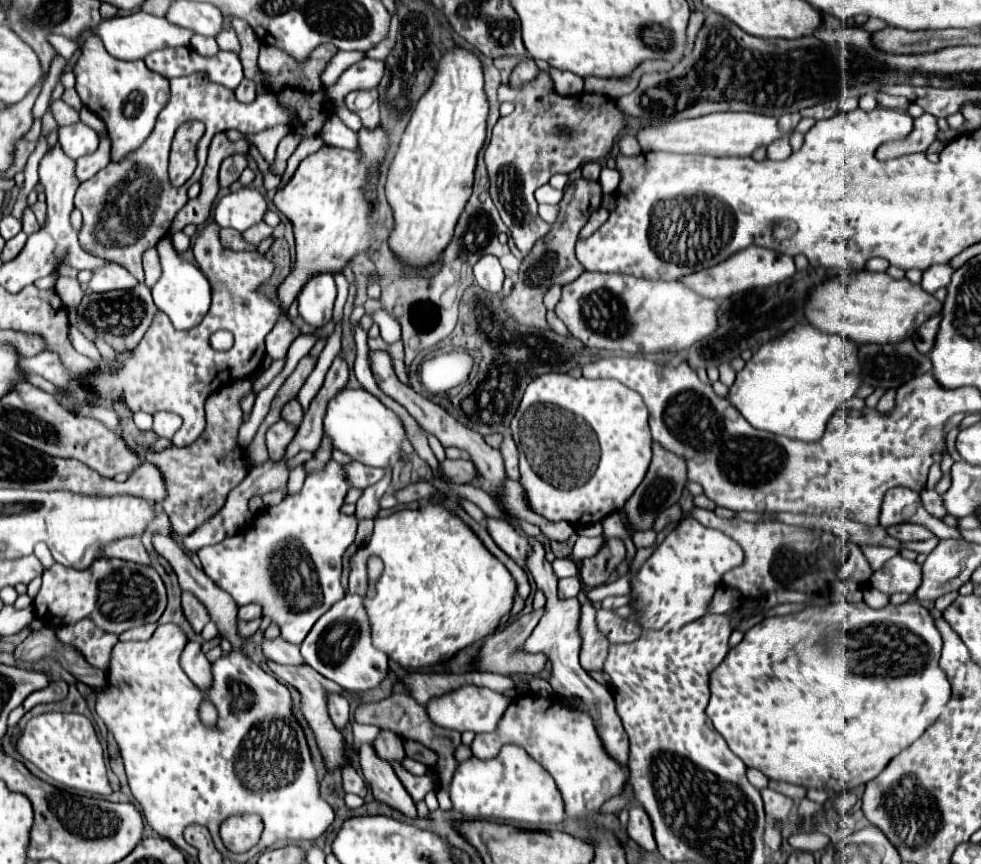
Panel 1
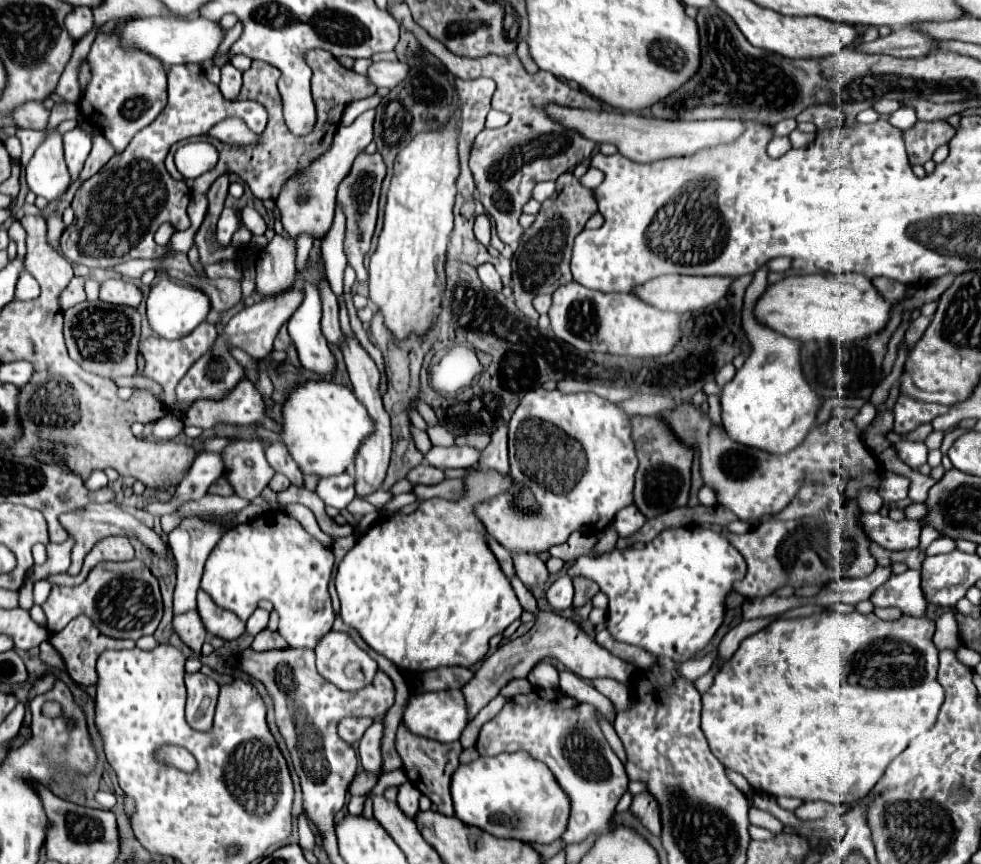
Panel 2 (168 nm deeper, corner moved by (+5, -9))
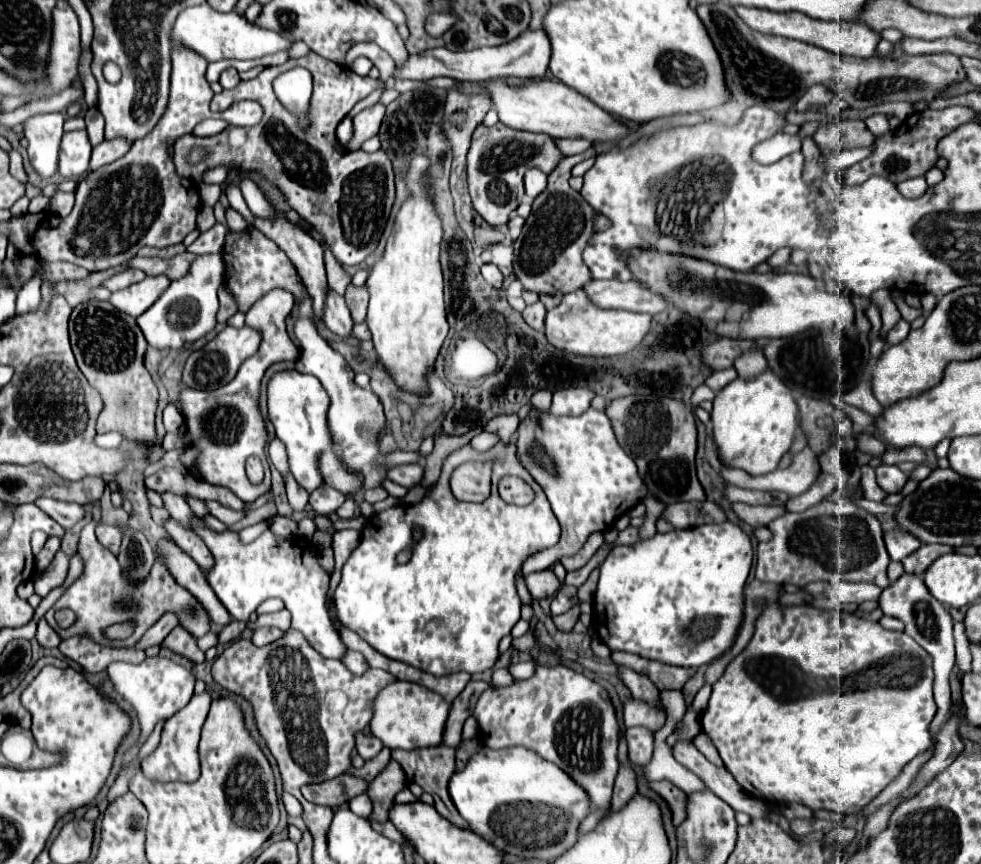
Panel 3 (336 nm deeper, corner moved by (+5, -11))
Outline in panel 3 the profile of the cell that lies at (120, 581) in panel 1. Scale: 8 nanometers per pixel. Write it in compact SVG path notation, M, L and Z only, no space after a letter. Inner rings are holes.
M89 522L81 530L79 550L77 550L77 554L83 560L81 576L63 592L63 596L45 614L45 620L61 636L61 640L67 640L71 636L89 636L89 638L93 638L93 642L99 642L101 646L133 646L143 636L143 632L147 628L151 628L151 624L155 624L155 620L159 620L159 616L163 616L167 612L175 612L175 616L179 616L179 626L187 628L187 632L191 632L195 638L201 638L211 630L211 618L207 616L207 610L195 600L195 596L191 596L191 592L187 592L185 588L179 588L175 578L169 574L169 570L161 562L155 562L155 566L145 582L141 582L139 586L131 586L123 578L123 572L121 572L121 566L119 566L115 554L111 554L107 548L103 548L99 544L99 540L95 538L95 526L97 526L97 522ZM61 608L71 608L77 614L75 626L71 626L67 630L57 626L53 614ZM127 620L137 622L135 632L127 640L107 640L101 634L101 630L105 626L111 626L117 622L127 622Z

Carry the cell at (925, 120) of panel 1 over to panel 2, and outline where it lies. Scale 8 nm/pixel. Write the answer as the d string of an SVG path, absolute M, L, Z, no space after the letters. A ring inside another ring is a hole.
M939 120L939 122L917 122L913 128L905 130L905 146L909 154L909 162L915 164L925 164L931 160L933 152L941 146L947 144L955 136L955 130Z

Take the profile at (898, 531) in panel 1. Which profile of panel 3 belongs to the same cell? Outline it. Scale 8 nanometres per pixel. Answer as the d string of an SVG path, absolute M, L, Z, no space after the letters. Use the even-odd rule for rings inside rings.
M893 528L885 534L885 546L887 546L891 560L903 560L909 554L913 554L921 546L921 542L915 536L907 536L907 532Z

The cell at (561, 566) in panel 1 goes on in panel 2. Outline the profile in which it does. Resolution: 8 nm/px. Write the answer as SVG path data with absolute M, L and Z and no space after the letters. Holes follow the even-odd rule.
M695 524L663 530L641 550L613 550L597 558L579 556L579 560L575 560L567 568L569 578L591 578L609 596L607 630L613 634L613 638L619 638L619 642L643 646L653 656L673 658L675 662L685 662L693 658L713 638L725 616L723 600L731 590L731 584L735 580L743 580L745 572L745 560L719 532Z

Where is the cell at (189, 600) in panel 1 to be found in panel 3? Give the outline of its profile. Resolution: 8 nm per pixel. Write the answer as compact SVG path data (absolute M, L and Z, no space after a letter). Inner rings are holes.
M181 626L173 628L169 634L167 634L167 640L163 640L161 648L169 648L171 652L195 662L195 664L201 664L205 660L205 654L197 648L197 640L187 632L183 630Z

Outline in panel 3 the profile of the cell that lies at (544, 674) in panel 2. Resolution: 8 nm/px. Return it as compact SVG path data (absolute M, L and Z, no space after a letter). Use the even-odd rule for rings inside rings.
M517 662L517 664L509 664L507 670L509 670L509 674L511 674L515 680L523 680L523 678L533 676L533 672L535 672L535 662Z

